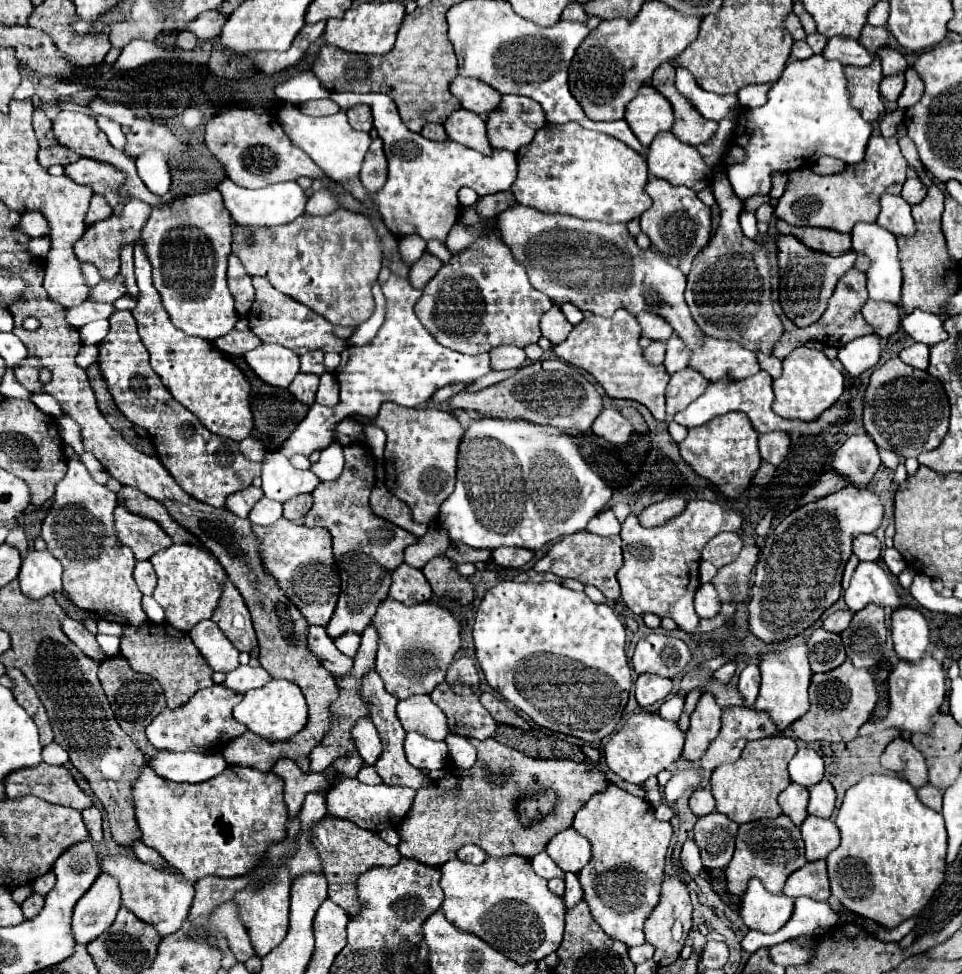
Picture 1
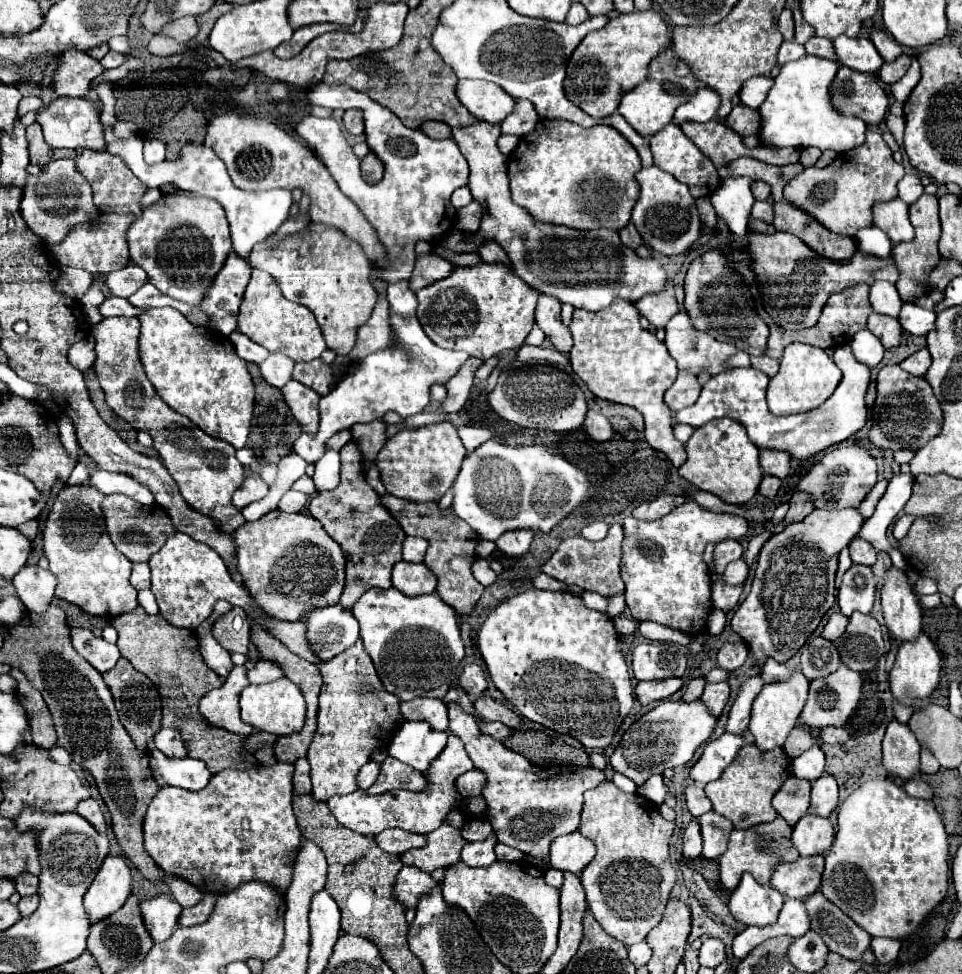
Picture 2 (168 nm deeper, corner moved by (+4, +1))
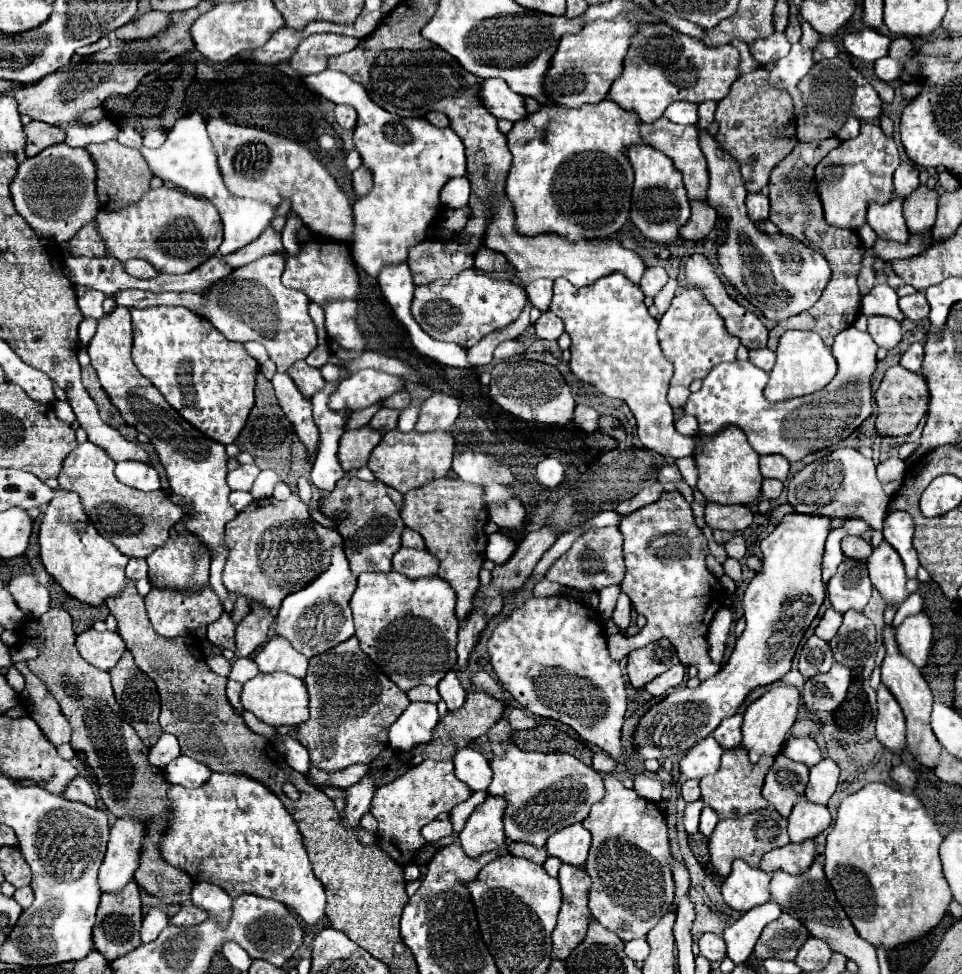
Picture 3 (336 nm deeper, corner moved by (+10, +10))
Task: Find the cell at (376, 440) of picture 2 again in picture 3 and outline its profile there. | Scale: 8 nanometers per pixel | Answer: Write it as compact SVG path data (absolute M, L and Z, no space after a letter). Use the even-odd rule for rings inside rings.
M380 408L372 420L368 422L368 426L380 434L396 428L396 422L398 422L398 410L388 410L388 408Z

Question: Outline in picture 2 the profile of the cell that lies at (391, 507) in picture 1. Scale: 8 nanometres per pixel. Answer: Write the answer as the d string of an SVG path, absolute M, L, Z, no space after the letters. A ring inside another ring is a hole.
M384 495L382 505L398 519L406 535L418 535L428 541L429 546L425 555L424 563L430 571L436 573L438 577L438 587L436 593L456 609L458 615L466 617L472 613L474 605L484 593L484 587L474 579L472 575L472 563L476 561L476 545L478 537L462 521L460 517L454 517L452 509L440 509L438 501L428 501L428 503L414 503L408 499L398 499L394 495Z

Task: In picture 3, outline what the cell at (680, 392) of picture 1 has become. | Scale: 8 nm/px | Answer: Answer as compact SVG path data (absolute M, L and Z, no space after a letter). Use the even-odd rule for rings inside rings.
M670 386L668 390L668 402L672 408L682 408L690 396L690 390L686 386Z

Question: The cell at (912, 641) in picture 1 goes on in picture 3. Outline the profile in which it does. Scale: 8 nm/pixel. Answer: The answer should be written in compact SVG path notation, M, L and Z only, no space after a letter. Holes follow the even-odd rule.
M882 542L878 548L874 548L874 552L868 558L868 572L872 584L878 588L886 606L898 608L908 600L908 578L904 574L902 558L888 542Z

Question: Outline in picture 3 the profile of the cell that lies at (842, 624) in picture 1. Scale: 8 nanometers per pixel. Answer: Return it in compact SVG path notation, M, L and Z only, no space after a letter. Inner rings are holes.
M828 608L828 610L824 612L818 628L816 628L816 636L820 636L822 640L828 642L828 640L832 640L832 638L836 636L840 624L842 624L842 614L836 612L834 608Z

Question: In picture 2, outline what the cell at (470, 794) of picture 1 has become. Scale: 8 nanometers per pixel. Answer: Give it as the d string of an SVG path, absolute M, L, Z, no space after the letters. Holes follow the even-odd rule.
M442 823L436 831L428 833L428 845L422 849L410 849L400 855L404 865L414 865L426 873L434 869L444 869L460 861L460 851L466 841L460 835L460 829Z

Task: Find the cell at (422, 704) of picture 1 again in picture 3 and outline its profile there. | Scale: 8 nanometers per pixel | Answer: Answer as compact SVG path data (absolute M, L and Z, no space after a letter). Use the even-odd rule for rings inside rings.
M416 686L412 690L406 692L410 702L432 702L432 704L438 704L440 702L440 694L438 694L438 688L428 688L428 686Z

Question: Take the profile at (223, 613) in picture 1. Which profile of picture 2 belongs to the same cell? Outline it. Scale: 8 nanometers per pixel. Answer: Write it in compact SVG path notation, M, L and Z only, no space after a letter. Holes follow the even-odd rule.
M234 607L228 615L214 623L212 635L226 651L246 655L250 643L250 619L244 609Z

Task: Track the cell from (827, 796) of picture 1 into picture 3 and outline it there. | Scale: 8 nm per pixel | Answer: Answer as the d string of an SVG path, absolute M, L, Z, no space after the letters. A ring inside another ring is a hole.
M824 758L810 768L810 782L806 786L806 798L816 804L826 804L838 786L838 766L834 760Z

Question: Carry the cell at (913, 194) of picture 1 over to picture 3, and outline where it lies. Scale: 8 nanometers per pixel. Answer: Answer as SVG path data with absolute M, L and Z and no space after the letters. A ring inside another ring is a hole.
M900 164L894 172L894 194L906 198L918 186L918 170L912 164Z

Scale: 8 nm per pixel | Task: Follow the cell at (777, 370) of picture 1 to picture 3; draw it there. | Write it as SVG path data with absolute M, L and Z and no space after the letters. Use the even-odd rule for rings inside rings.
M760 348L760 350L750 350L750 362L758 368L762 368L764 372L770 372L774 368L774 360L776 354L768 348Z

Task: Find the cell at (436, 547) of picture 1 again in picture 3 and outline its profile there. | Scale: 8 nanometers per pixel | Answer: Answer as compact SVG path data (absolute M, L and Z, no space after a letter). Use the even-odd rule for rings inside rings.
M404 528L404 532L402 532L402 546L422 550L424 548L424 540L422 540L422 536L418 532L414 532L410 528Z

